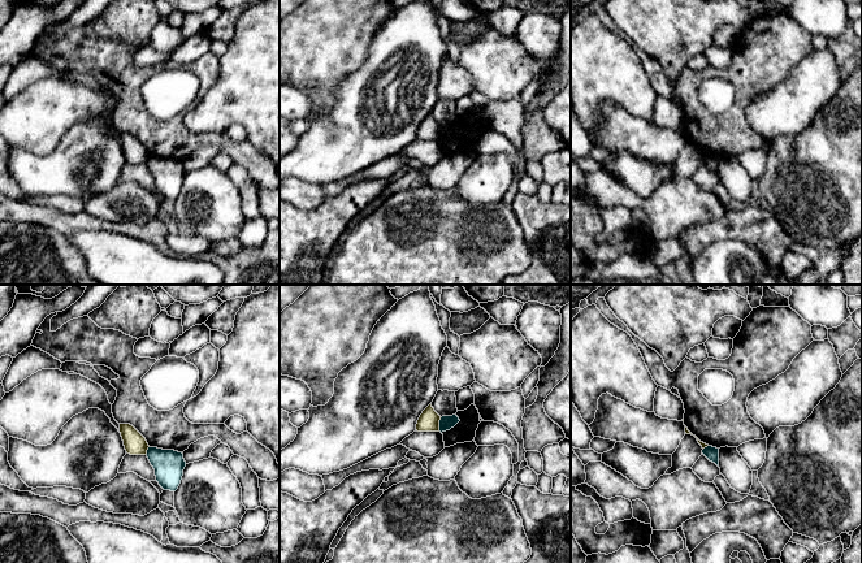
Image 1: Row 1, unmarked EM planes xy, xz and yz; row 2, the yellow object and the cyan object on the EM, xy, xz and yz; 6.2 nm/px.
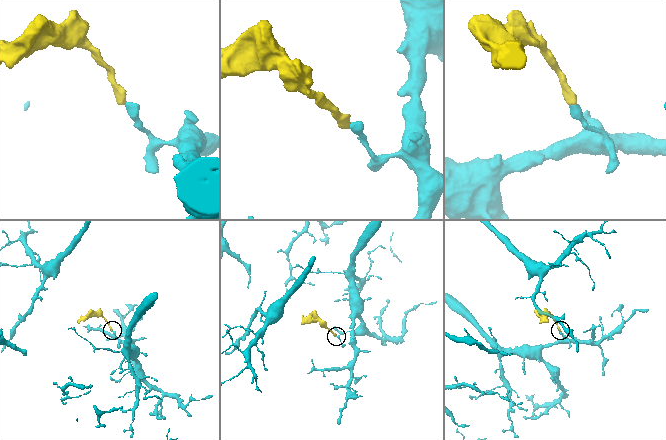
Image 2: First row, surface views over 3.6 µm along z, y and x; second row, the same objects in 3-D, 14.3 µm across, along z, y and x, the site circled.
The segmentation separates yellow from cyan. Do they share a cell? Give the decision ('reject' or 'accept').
reject

